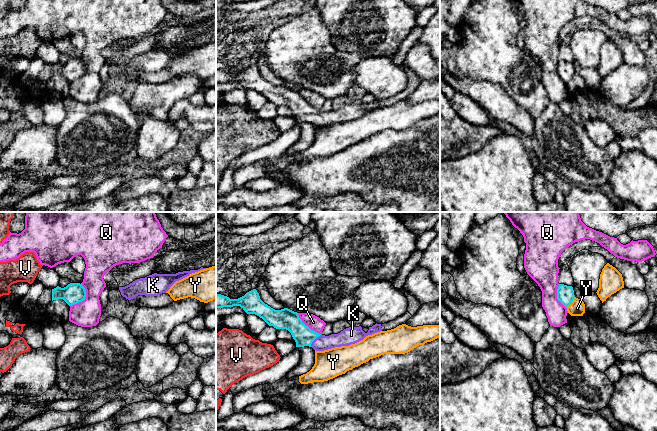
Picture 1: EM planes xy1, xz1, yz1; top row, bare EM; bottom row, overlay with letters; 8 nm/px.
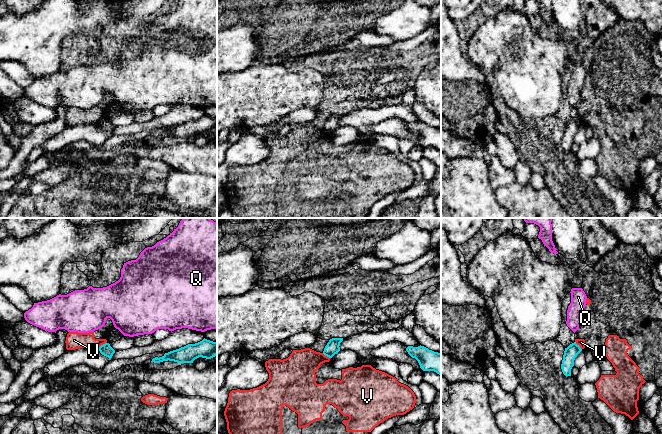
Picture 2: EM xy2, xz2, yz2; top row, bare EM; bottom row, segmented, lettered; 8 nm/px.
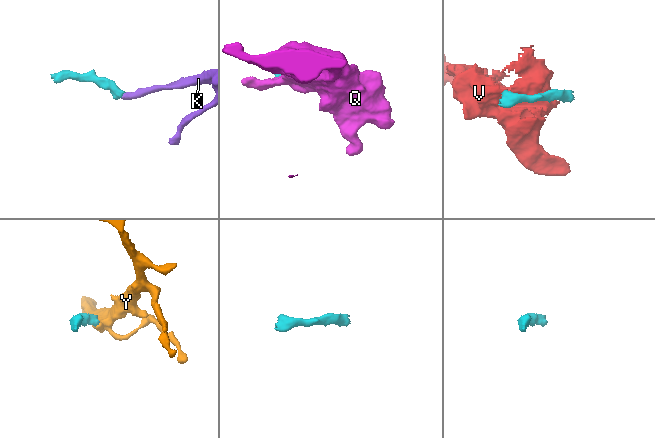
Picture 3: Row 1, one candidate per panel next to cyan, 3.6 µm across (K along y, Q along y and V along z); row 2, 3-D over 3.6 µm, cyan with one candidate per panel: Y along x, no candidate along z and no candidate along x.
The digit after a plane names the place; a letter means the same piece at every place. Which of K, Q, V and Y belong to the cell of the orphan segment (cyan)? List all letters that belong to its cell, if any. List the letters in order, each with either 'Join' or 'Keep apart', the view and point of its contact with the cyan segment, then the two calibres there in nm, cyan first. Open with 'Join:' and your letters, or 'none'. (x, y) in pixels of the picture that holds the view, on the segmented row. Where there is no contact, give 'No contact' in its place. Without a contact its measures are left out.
Join: K
K: Join. Touches cyan at xz1 (314, 339). Thickness 160 nm (cyan) against 130 nm
Q: Keep apart. Touches cyan at xy1 (84, 298). Thickness 170 nm (cyan) against 220 nm
V: Keep apart. Touches cyan at xy2 (101, 345). Thickness 90 nm (cyan) against 140 nm
Y: Keep apart. Touches cyan at yz1 (571, 302). Thickness 140 nm (cyan) against 130 nm

